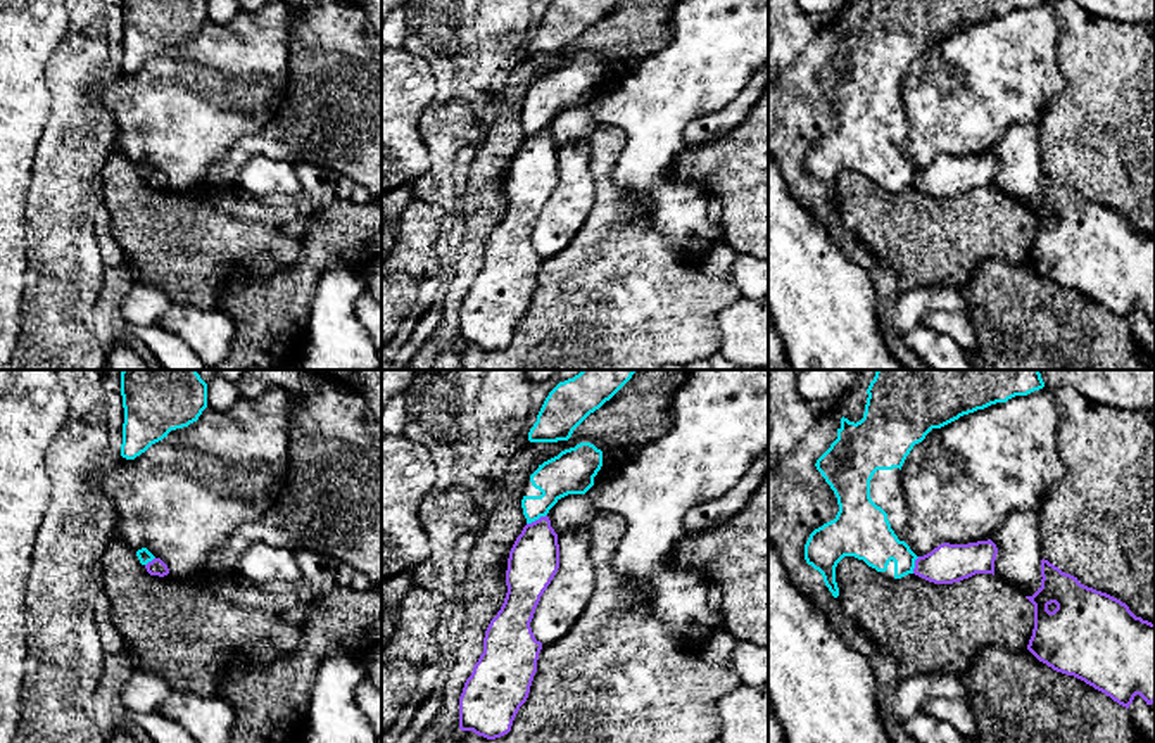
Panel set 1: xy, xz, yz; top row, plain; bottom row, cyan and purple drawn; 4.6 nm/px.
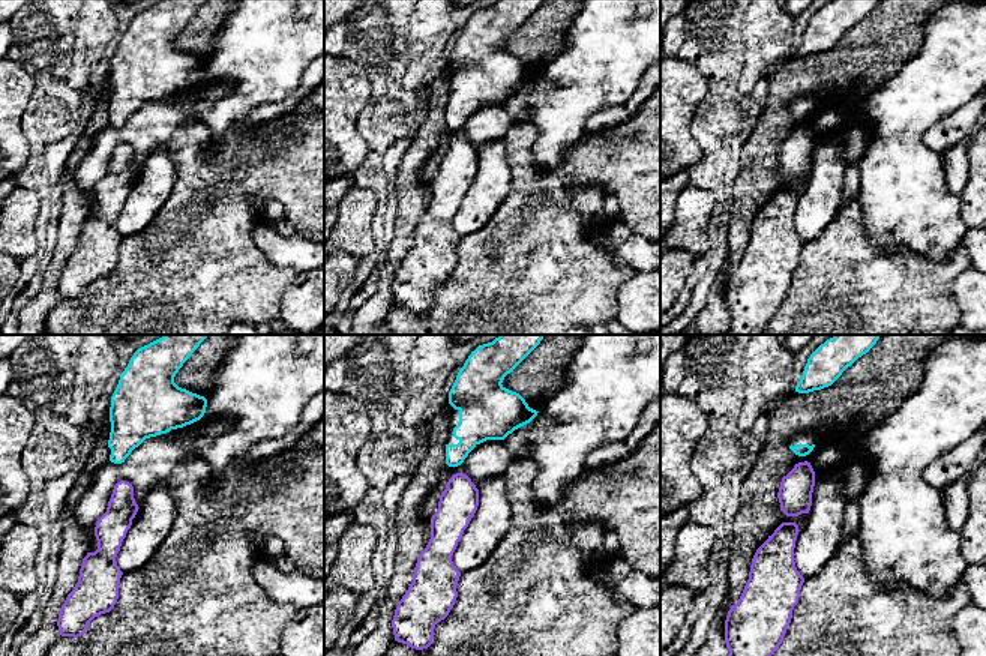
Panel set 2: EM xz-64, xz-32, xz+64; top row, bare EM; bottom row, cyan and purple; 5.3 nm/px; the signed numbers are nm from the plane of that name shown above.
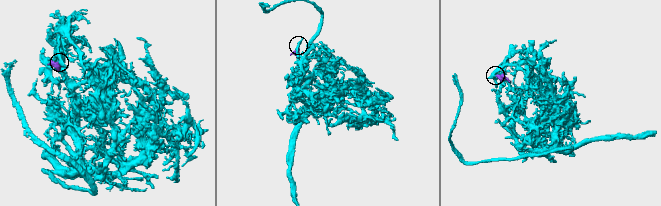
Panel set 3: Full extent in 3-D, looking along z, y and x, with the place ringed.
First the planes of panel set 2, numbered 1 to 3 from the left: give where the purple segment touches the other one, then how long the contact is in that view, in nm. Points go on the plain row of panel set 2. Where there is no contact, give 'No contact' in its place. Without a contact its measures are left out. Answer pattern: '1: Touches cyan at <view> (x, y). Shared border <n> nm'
1: No contact
2: No contact
3: No contact

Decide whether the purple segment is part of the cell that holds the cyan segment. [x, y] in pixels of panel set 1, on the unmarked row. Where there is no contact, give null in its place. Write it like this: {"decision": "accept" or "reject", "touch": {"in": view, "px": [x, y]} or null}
{"decision": "reject", "touch": {"in": "xz", "px": [536, 132]}}

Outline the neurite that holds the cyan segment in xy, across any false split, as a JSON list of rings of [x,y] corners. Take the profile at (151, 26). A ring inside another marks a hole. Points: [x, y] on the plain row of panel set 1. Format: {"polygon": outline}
{"polygon": [[[121,0],[124,36],[121,69],[135,73],[171,43],[197,35],[207,0]]]}

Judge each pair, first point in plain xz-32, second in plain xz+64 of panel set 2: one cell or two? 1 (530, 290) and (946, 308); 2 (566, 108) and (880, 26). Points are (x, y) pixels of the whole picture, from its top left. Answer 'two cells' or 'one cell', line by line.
1: one cell
2: two cells

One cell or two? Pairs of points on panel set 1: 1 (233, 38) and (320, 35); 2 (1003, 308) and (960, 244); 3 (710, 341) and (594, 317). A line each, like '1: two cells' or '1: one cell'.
1: two cells
2: two cells
3: one cell

